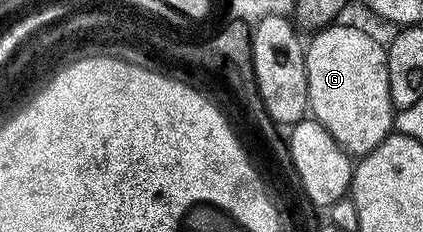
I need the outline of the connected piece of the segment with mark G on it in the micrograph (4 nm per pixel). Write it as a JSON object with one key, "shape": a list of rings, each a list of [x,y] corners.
{"shape":[[[332,23],[314,34],[306,46],[309,113],[333,135],[348,155],[373,151],[391,132],[396,108],[389,95],[389,71],[384,42],[355,25]]]}

